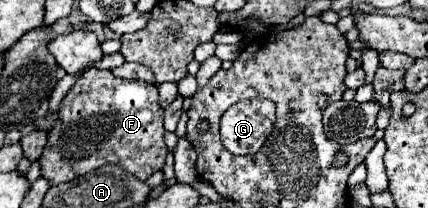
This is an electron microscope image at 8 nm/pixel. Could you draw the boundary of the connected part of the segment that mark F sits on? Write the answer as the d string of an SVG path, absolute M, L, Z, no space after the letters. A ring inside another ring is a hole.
M88 68L78 82L68 90L64 100L60 102L58 110L58 122L54 128L48 132L48 144L40 156L42 164L42 176L50 180L52 186L70 182L78 176L84 176L102 164L118 164L126 172L132 172L138 180L146 180L152 172L162 170L164 158L166 158L166 144L164 144L164 126L162 126L162 116L164 110L158 104L158 88L148 82L140 80L122 80L116 78L110 70L98 70L98 68ZM94 124L102 124L102 132L90 130Z

